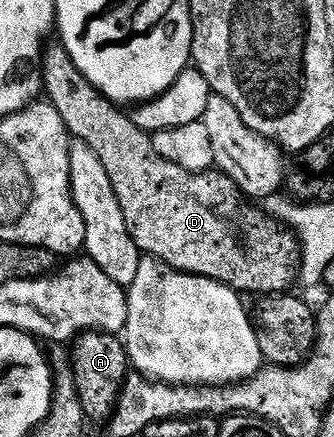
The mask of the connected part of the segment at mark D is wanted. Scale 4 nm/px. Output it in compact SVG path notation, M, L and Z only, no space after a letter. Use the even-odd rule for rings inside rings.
M51 43L45 49L40 61L40 71L45 99L54 107L56 114L64 118L66 131L77 143L87 144L94 151L94 156L100 158L100 166L108 170L112 190L116 192L120 210L124 210L128 234L132 234L139 252L175 268L177 272L187 272L193 276L203 276L227 284L239 294L282 294L289 289L286 287L293 280L299 279L300 244L295 233L279 226L273 219L265 220L254 208L242 208L244 197L232 178L219 170L189 172L160 158L150 141L151 133L140 130L140 126L134 124L133 115L126 113L125 116L122 113L125 111L119 105L98 93L84 78L84 74L76 70L61 43ZM234 212L238 212L242 244L234 237Z

